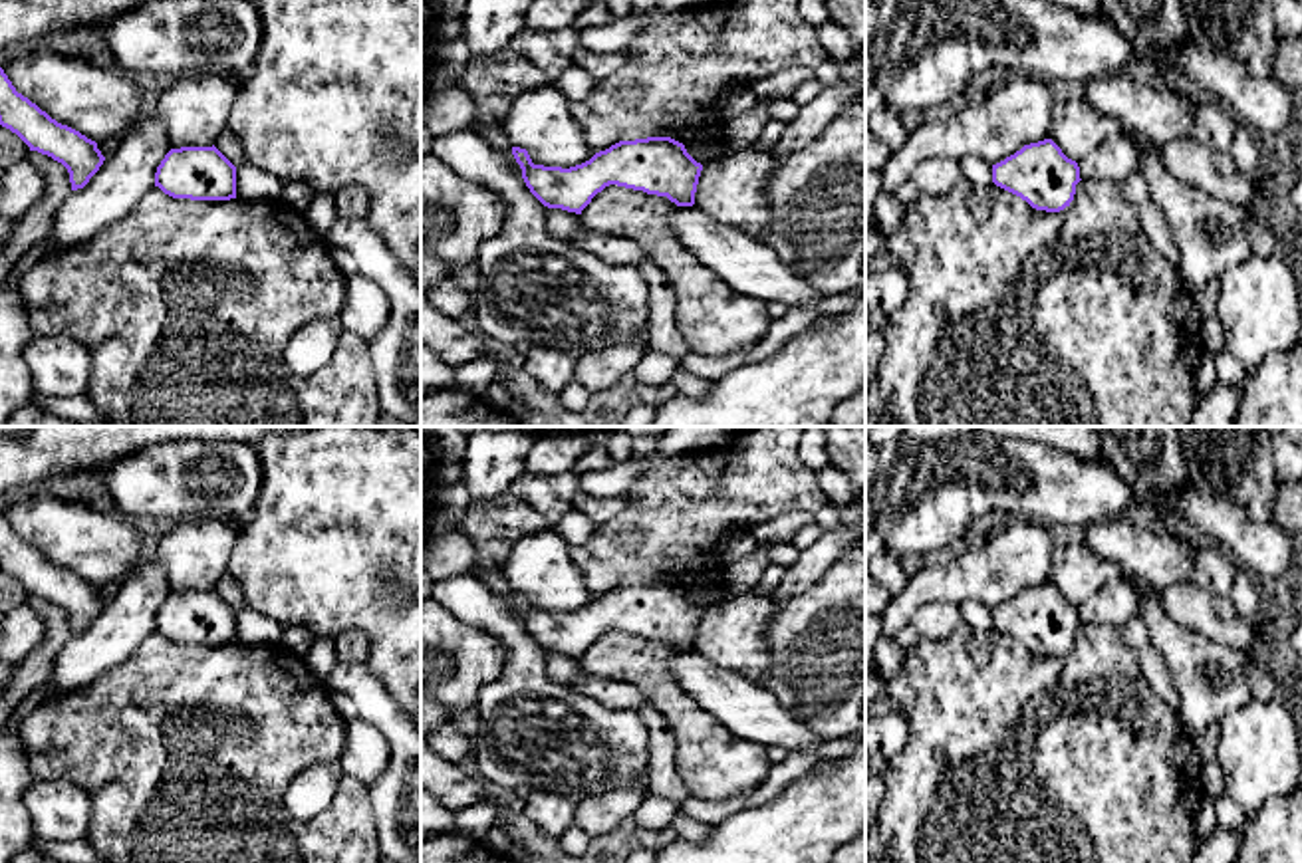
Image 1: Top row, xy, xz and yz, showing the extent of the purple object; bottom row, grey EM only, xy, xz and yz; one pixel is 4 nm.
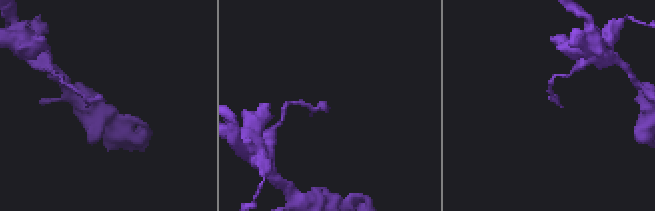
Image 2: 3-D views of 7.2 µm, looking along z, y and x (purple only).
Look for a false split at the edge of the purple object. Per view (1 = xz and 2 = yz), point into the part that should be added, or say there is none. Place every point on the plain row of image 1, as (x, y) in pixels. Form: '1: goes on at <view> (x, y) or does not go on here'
1: does not go on here
2: does not go on here

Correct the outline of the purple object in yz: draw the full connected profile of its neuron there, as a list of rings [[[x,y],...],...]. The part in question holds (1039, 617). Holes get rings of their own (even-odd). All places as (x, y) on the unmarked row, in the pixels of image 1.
[[[1052,583],[1024,589],[992,609],[996,631],[1046,657],[1060,657],[1070,651],[1080,625],[1078,607],[1068,603]]]

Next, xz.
[[[671,581],[619,585],[589,605],[562,613],[534,609],[528,595],[512,591],[530,637],[548,653],[582,659],[609,629],[667,641],[677,651],[693,651],[703,609]]]

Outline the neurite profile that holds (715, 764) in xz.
[[[609,629],[580,663],[589,675],[637,686],[669,720],[677,772],[693,798],[722,801],[750,794],[770,774],[766,748],[738,738],[681,688],[667,667],[675,651],[667,641]]]

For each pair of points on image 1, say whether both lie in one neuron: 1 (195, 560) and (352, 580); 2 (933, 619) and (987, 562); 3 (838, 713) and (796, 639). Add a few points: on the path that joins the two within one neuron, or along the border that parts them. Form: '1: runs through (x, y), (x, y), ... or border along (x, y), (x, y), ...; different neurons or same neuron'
1: border along (243, 528), (225, 572); different neurons
2: border along (957, 604), (927, 602), (910, 623); different neurons
3: runs through (828, 695), (824, 667), (814, 657); same neuron

